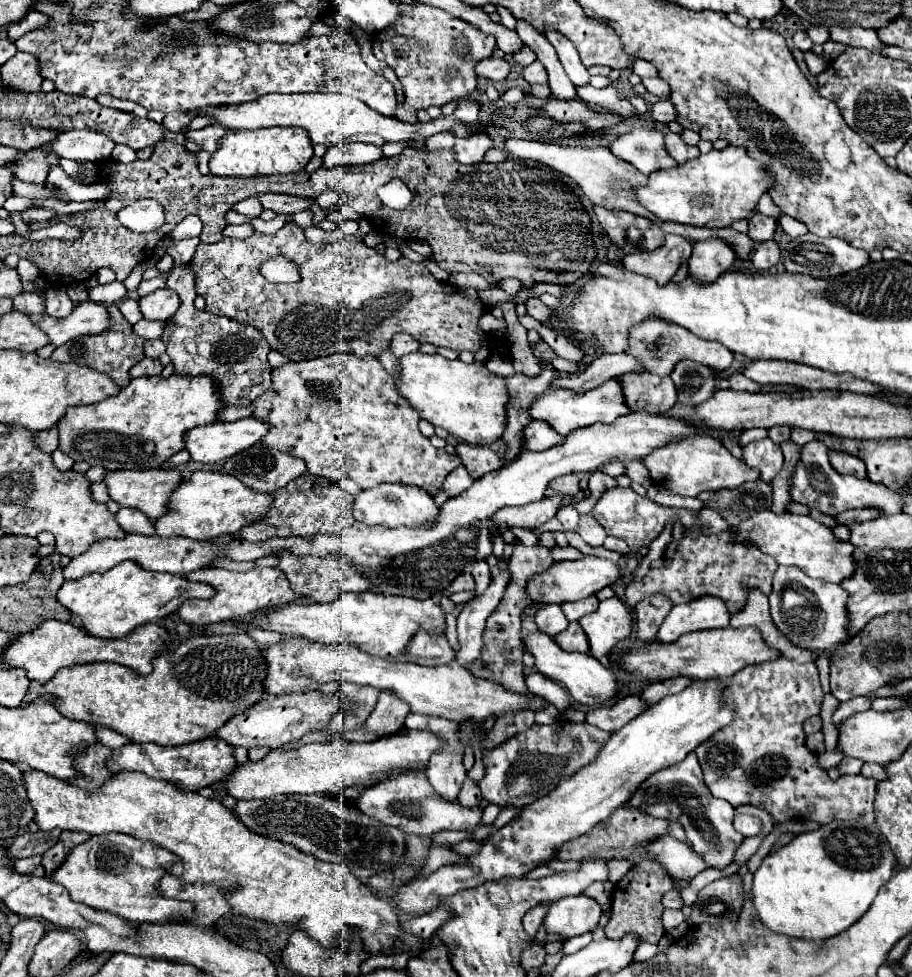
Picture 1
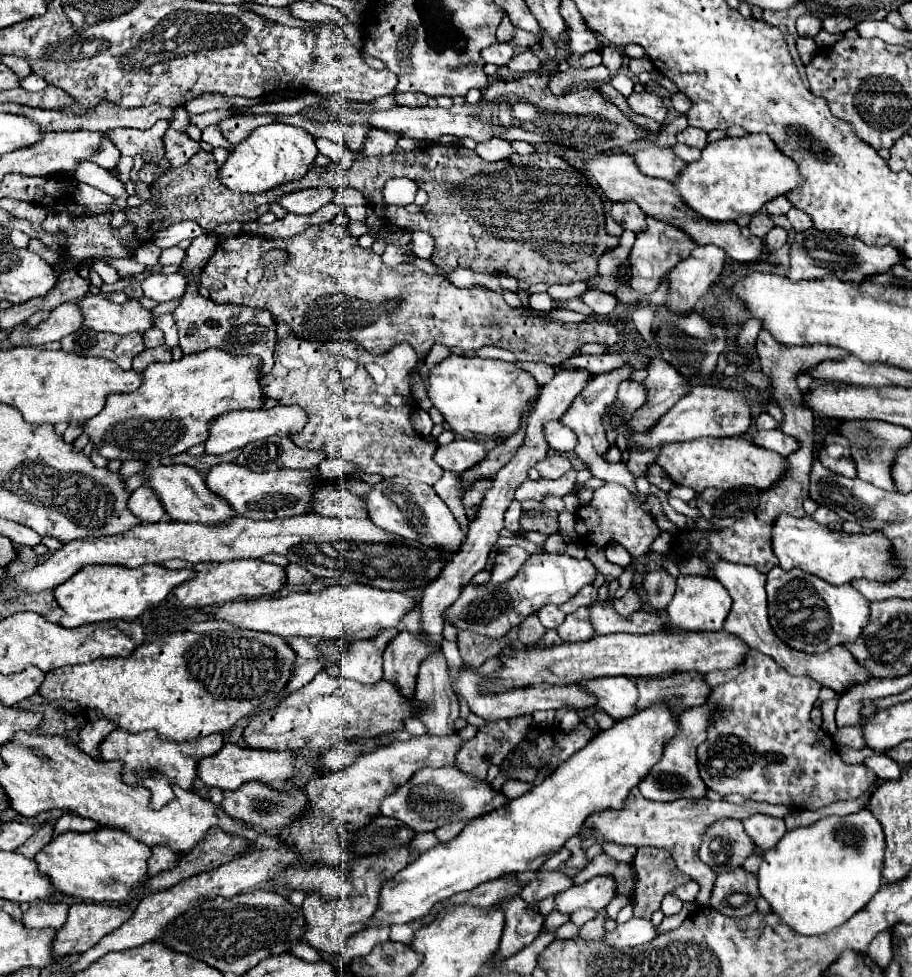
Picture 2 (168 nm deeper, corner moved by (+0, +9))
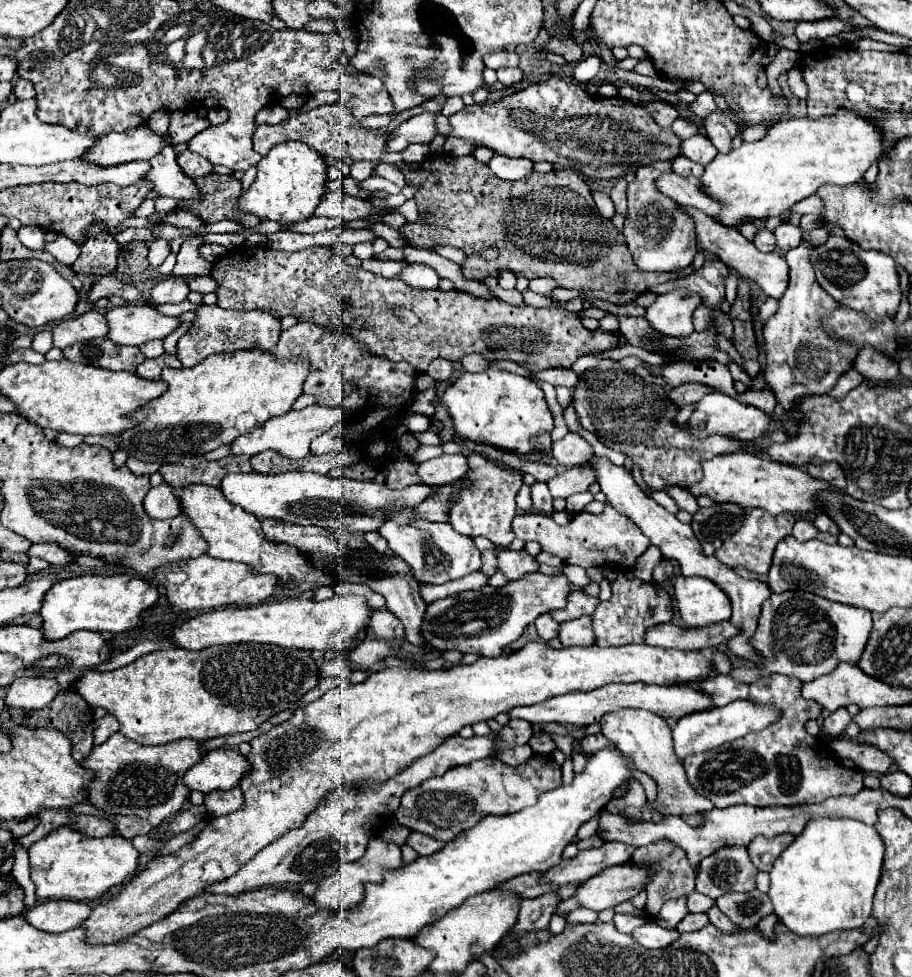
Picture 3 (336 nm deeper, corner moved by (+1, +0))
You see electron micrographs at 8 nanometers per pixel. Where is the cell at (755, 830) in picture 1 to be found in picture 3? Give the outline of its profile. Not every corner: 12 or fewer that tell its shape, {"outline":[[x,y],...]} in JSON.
{"outline":[[793,834],[753,840],[747,850],[759,870],[771,870]]}

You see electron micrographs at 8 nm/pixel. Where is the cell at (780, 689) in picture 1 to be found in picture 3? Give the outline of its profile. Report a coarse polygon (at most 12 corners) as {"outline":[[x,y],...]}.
{"outline":[[801,680],[751,684],[779,722],[687,756],[717,808],[819,804],[863,790],[805,722]]}

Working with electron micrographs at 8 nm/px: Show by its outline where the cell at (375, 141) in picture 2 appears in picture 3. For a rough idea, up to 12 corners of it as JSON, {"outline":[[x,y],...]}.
{"outline":[[417,114],[387,140],[389,152],[409,144],[431,144],[437,136],[435,114]]}

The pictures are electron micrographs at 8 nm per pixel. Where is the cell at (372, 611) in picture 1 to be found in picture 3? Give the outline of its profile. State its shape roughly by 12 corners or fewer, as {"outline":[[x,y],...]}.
{"outline":[[359,596],[219,608],[175,628],[187,650],[261,642],[345,652],[371,608]]}

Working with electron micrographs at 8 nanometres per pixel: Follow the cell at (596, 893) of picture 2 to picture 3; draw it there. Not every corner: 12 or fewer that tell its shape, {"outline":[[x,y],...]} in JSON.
{"outline":[[651,864],[605,868],[577,890],[601,912],[631,900],[653,878]]}

